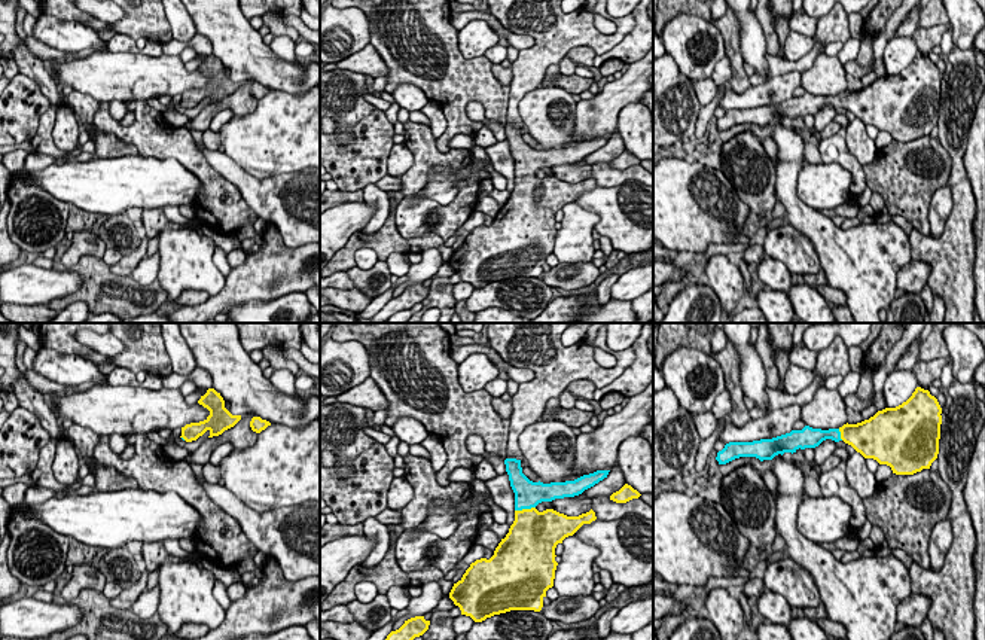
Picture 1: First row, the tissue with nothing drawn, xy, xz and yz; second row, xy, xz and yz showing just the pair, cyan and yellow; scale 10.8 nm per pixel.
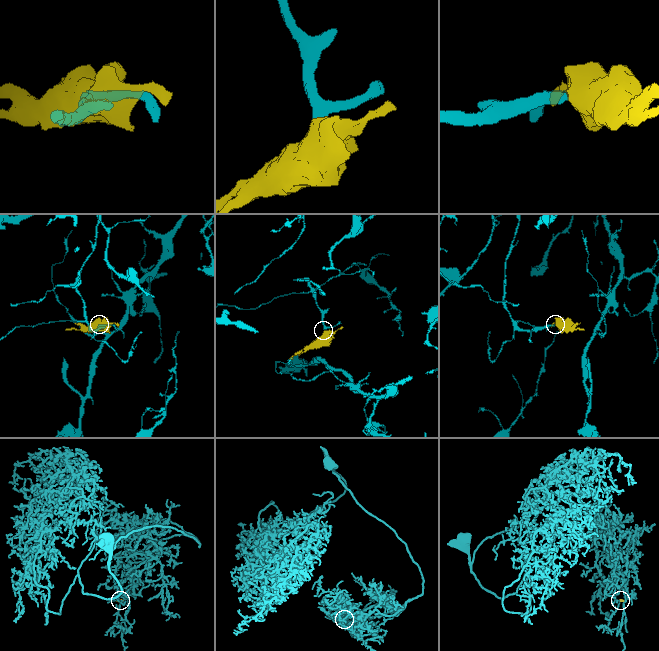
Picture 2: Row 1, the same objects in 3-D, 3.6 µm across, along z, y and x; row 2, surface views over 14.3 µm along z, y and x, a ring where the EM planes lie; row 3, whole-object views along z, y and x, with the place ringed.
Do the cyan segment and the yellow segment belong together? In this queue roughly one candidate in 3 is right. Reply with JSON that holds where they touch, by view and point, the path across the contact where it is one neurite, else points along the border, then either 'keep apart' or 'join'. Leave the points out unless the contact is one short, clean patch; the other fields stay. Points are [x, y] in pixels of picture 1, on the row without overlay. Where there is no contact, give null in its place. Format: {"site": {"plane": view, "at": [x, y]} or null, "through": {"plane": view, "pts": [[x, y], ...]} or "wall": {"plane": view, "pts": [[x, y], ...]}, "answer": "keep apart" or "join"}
{"site": {"plane": "xz", "at": [524, 174]}, "through": {"plane": "xz", "pts": [[528, 161], [524, 174], [531, 195]]}, "answer": "join"}

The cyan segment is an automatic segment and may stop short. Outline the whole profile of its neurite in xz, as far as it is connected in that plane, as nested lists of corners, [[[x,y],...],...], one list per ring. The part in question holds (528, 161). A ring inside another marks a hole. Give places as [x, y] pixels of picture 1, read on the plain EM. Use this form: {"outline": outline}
{"outline": [[[506,125],[504,131],[515,159],[515,188],[494,222],[472,229],[449,259],[461,281],[475,289],[510,277],[542,277],[546,257],[554,253],[556,211],[597,183],[592,176],[567,183],[554,176],[539,179],[536,173],[579,162],[610,138],[597,137],[574,147],[543,150],[522,140],[521,127]]]}

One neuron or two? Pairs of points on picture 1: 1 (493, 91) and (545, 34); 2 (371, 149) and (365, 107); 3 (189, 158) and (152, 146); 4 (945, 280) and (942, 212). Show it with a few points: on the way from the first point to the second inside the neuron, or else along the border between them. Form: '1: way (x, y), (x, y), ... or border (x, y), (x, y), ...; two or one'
1: border (509, 85), (509, 103), (505, 119); two
2: border (375, 107), (354, 125), (353, 142), (347, 145); two
3: way (180, 149), (177, 146), (161, 146); one
4: border (953, 194), (945, 228), (932, 238); two

